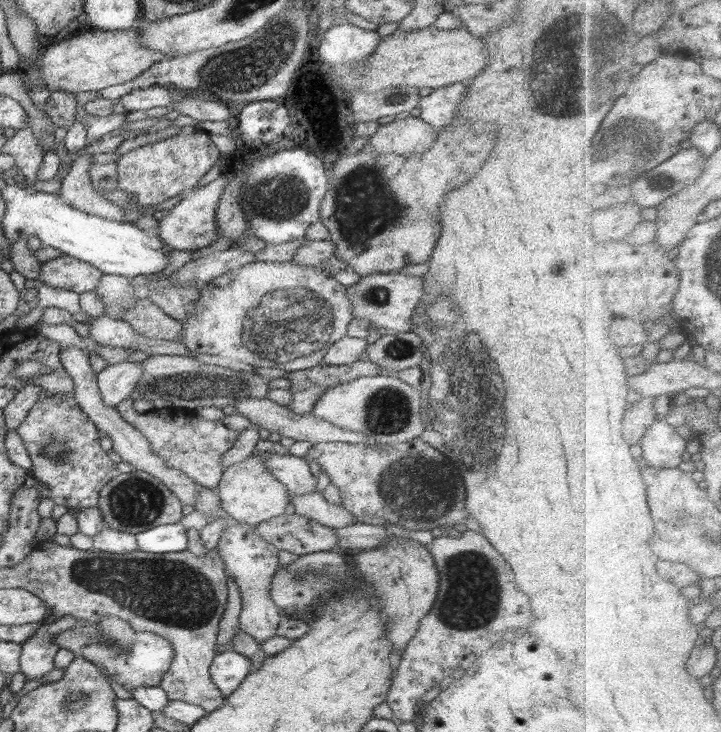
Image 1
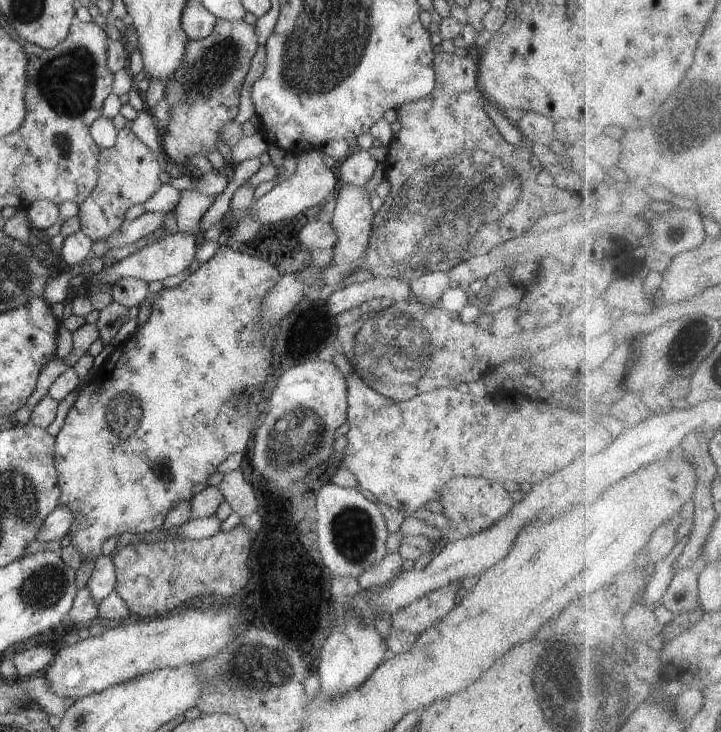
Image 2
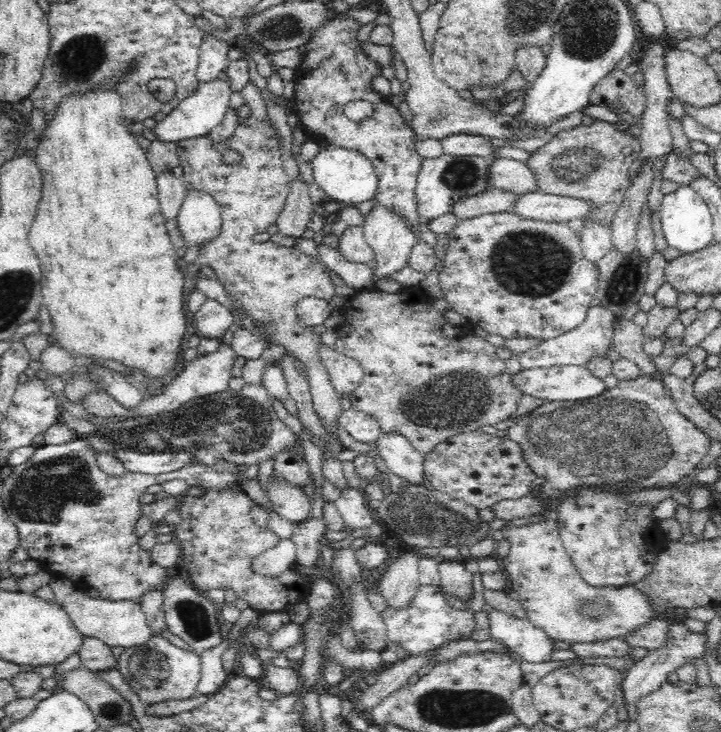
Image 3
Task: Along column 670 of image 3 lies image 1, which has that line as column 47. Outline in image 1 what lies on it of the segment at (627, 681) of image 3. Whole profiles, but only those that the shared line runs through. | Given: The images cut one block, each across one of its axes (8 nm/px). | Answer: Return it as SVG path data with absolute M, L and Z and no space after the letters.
M62 616L54 623L46 620L45 625L21 644L19 663L27 680L40 679L54 670L54 657L59 649L55 636L63 630L70 630L78 623L73 616Z

